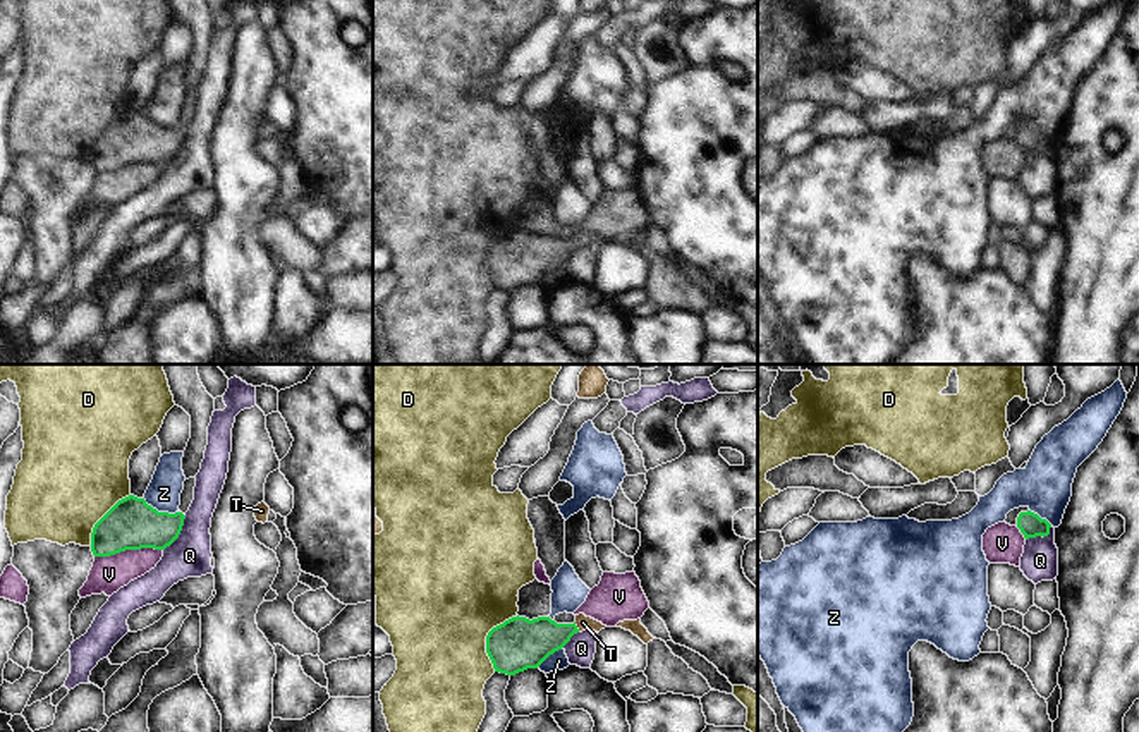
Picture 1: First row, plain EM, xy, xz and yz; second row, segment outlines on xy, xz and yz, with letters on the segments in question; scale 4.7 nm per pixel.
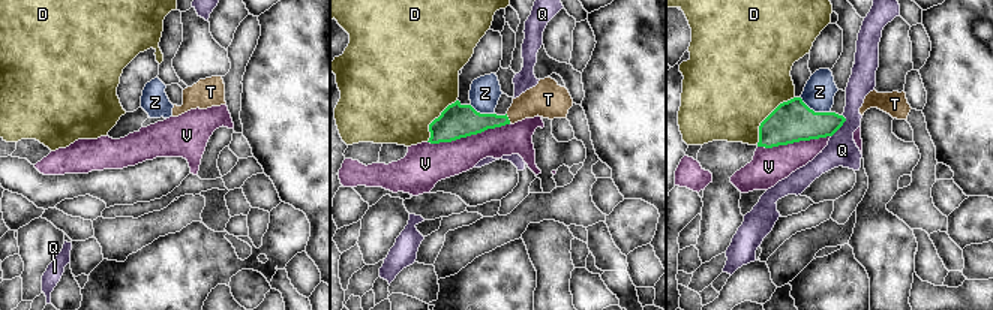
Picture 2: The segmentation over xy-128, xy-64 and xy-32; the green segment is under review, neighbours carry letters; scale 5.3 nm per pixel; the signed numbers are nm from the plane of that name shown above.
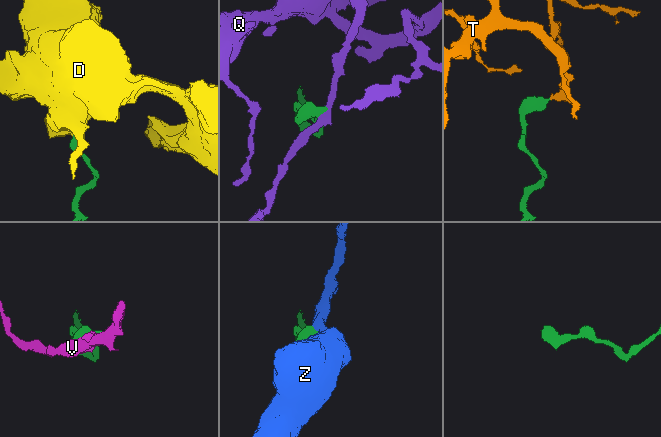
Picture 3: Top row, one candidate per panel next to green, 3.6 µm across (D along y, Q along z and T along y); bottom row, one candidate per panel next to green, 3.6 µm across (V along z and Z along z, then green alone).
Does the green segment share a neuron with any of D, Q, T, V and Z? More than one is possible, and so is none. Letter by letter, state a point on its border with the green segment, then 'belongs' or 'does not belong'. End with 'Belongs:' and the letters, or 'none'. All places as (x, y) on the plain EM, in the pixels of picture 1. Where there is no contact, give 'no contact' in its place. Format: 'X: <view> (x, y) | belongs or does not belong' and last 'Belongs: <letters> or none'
D: xz (487, 253) | does not belong
Q: xy (179, 148) | does not belong
T: xz (576, 243) | belongs
V: xy (127, 164) | does not belong
Z: xy (162, 128) | does not belong
Belongs: T

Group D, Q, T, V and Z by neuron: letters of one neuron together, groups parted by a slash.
D / Q / T / V / Z

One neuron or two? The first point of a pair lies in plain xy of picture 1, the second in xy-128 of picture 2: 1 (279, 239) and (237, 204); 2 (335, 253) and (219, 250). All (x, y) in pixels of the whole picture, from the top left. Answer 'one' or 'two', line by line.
1: one
2: one

